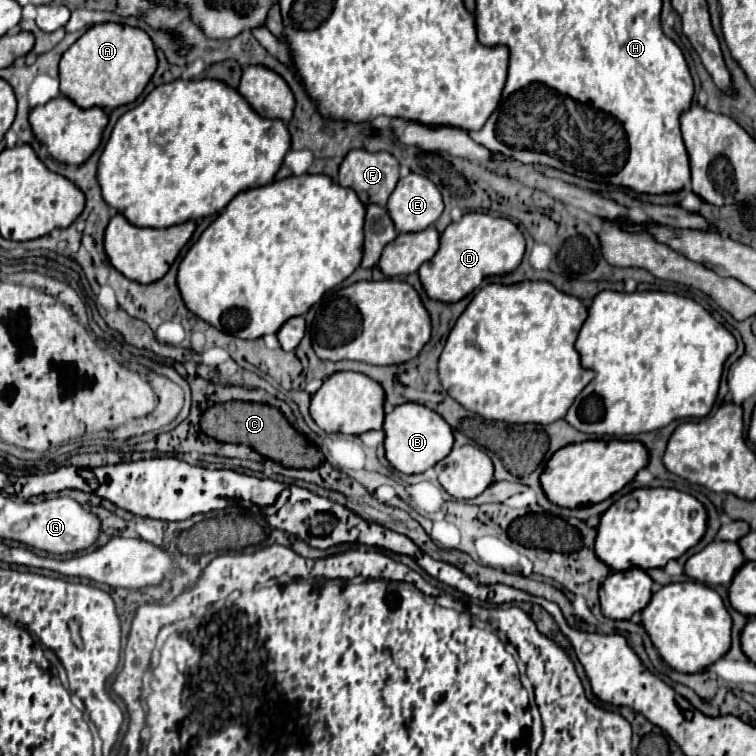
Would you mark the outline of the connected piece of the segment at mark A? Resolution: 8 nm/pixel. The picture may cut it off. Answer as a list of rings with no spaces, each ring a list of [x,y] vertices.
[[[123,23],[93,25],[81,39],[77,39],[61,57],[59,77],[61,95],[71,99],[81,109],[103,107],[117,109],[133,103],[157,69],[157,55],[151,37],[139,29]]]

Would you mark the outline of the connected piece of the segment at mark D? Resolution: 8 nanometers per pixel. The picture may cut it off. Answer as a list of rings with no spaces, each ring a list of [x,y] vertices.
[[[467,213],[461,221],[451,223],[441,235],[441,247],[435,257],[419,269],[421,283],[431,299],[457,303],[471,291],[481,287],[485,277],[507,275],[515,271],[525,253],[523,233],[505,217],[487,213]]]

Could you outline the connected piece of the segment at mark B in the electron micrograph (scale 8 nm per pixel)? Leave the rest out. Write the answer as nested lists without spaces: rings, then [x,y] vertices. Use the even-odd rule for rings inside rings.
[[[403,403],[385,417],[385,451],[389,463],[401,473],[423,473],[451,453],[453,431],[449,423],[435,411],[419,403]]]

